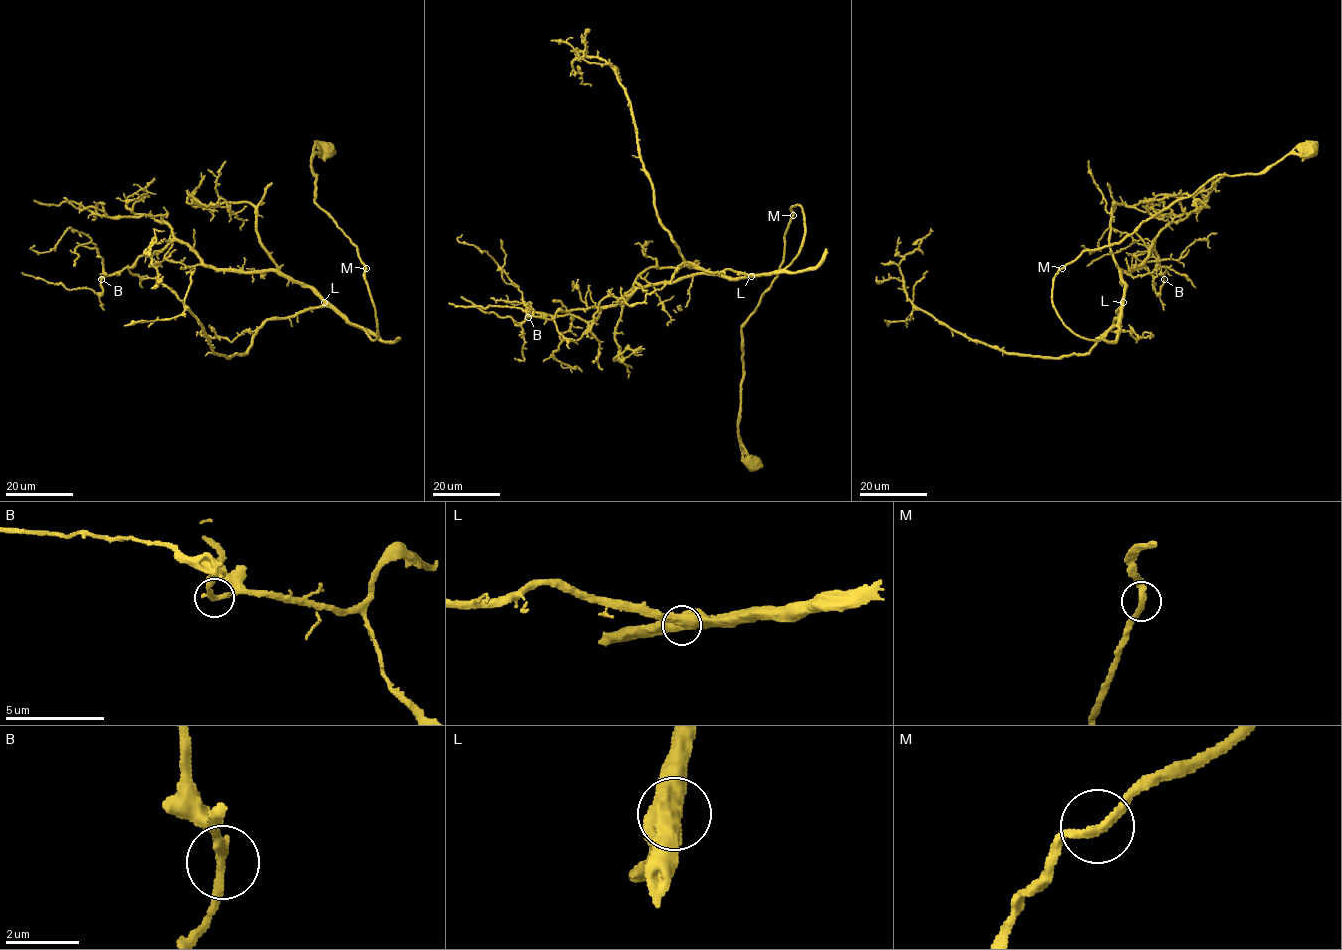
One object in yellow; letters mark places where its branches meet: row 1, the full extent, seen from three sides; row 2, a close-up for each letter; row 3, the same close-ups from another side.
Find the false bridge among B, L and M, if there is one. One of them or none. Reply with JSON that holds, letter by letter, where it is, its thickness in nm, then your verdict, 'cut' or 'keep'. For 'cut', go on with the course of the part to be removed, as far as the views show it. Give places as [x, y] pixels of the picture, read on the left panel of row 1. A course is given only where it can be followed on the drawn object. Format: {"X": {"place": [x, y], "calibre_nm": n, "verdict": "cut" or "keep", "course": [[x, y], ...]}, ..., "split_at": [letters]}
{"B": {"place": [101, 279], "calibre_nm": 280, "verdict": "keep"}, "L": {"place": [324, 302], "calibre_nm": 600, "verdict": "keep"}, "M": {"place": [366, 268], "calibre_nm": 240, "verdict": "keep"}, "split_at": []}

